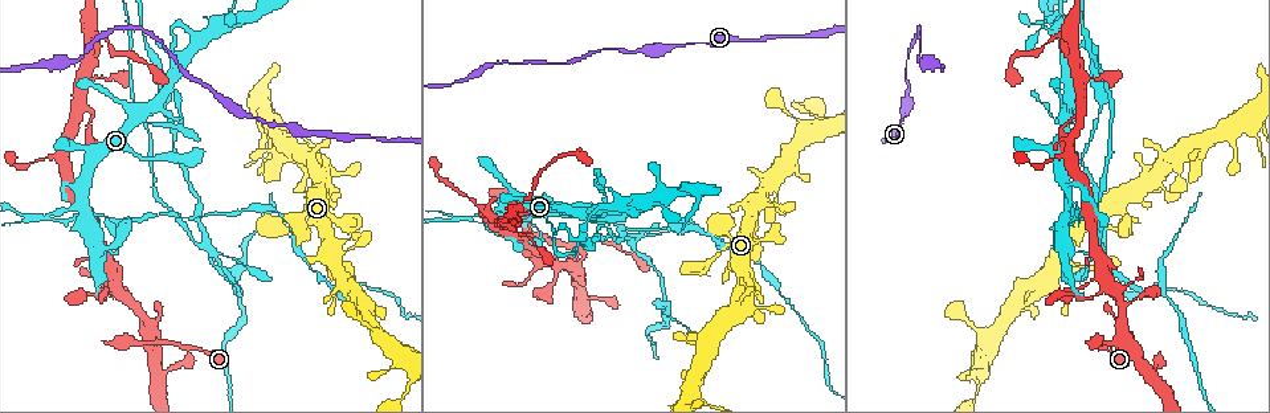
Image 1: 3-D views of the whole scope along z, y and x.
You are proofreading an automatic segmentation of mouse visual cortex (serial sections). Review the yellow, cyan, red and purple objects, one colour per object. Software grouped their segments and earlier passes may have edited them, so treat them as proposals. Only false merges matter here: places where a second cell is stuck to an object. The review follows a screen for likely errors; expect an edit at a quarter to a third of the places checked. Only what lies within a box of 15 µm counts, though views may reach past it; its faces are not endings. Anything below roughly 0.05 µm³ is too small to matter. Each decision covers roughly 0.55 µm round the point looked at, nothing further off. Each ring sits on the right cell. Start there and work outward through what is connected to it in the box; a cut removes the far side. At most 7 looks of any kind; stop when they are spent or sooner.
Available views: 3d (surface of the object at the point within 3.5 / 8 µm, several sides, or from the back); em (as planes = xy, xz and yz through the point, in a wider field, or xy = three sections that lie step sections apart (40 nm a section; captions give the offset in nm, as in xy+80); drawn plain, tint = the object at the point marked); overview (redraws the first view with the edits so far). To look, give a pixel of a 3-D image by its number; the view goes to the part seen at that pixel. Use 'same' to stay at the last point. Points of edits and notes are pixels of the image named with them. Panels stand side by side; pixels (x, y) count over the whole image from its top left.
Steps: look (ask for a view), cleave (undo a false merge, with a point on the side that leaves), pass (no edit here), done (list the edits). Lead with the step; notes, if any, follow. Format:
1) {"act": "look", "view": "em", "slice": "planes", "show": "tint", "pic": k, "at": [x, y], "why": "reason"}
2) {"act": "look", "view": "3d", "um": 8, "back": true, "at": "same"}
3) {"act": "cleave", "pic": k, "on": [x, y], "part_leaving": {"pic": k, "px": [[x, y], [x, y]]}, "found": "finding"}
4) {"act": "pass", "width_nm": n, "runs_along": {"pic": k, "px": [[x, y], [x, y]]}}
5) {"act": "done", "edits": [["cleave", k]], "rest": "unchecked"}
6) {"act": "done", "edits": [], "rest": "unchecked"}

{"act": "look", "view": "3d", "um": 3.5, "pic": 1, "at": [1067, 116], "why": "four arms meet"}

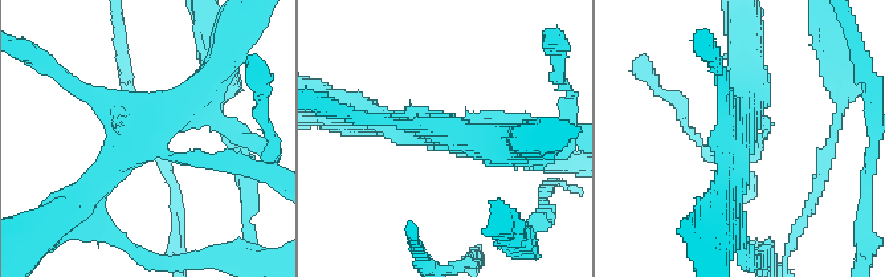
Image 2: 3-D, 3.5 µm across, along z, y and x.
{"act": "look", "view": "em", "slice": "xy", "step": 3, "show": "plain", "pic": 2, "at": [136, 144], "arms": 4, "arm_widths_nm": [150, 150, 300, 400]}

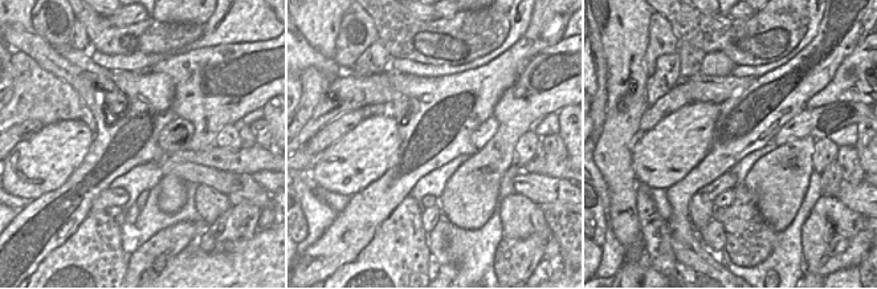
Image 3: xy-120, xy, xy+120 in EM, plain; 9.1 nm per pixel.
{"act": "look", "view": "em", "slice": "xy", "step": 3, "show": "tint", "at": "same", "why": "with the object marked"}

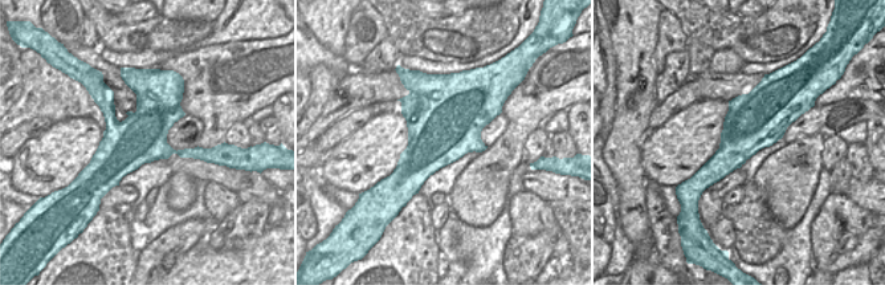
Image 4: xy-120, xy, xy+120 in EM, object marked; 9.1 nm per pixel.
{"act": "cleave", "pic": 2, "on": [517, 118], "width_nm": 700, "part_leaving": {"pic": 2, "px": [[167, 155], [261, 167], [277, 175]]}, "found": "two cells meet here"}

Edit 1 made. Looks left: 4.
{"act": "look", "view": "overview", "why": "redraw"}

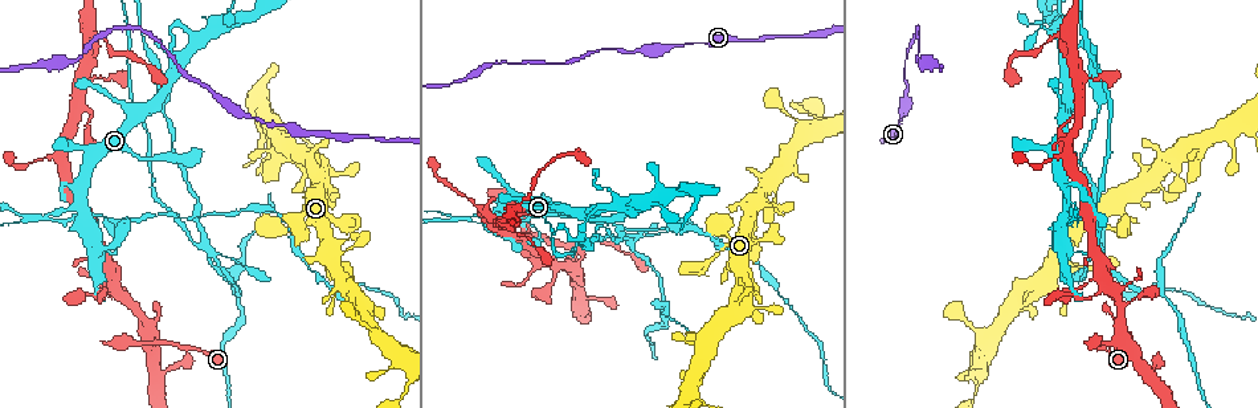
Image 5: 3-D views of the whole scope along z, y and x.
{"act": "look", "view": "3d", "um": 3.5, "back": true, "pic": 5, "at": [1044, 25], "why": "sharp bend"}

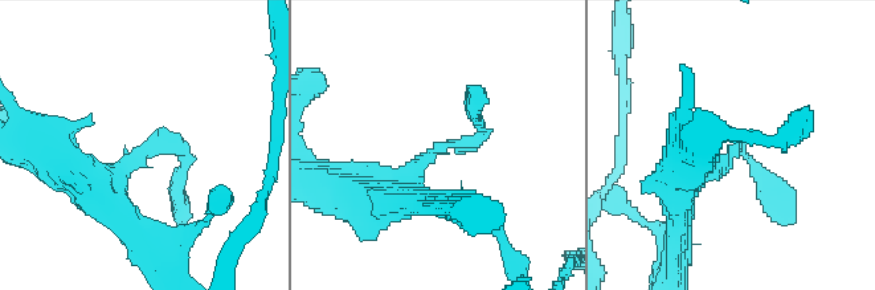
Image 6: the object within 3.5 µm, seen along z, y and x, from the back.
{"act": "look", "view": "em", "slice": "xy", "step": 3, "show": "tint", "pic": 6, "at": [737, 144], "why": "shape alone is not enough"}

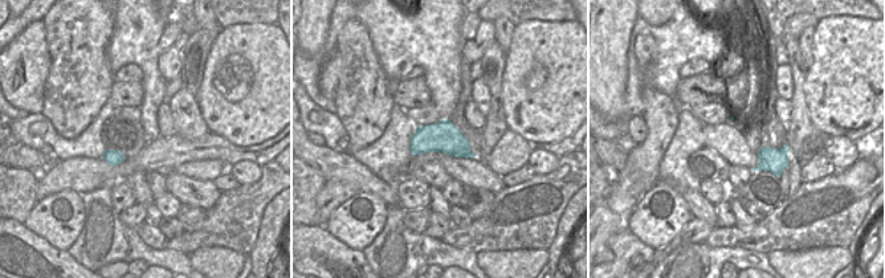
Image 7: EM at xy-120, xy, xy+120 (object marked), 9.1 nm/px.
{"act": "pass", "width_nm": 280, "runs_along": {"pic": 6, "px": [[385, 201], [429, 154], [478, 137], [474, 99]]}, "found": "one cell here"}

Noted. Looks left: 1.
{"act": "look", "view": "3d", "um": 3.5, "back": true, "pic": 5, "at": [1120, 338], "why": "three arms meet"}

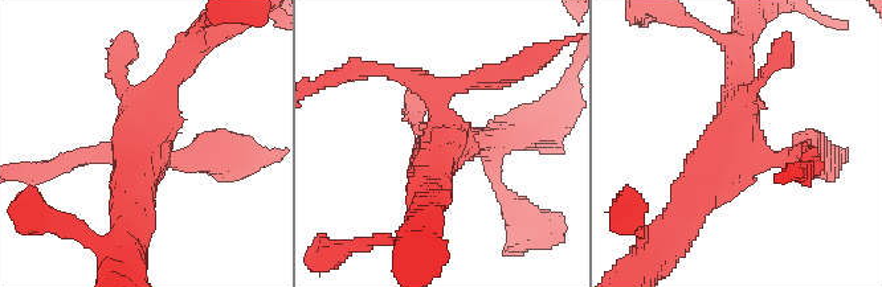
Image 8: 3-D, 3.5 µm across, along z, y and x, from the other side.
{"act": "pass", "runs_along": {"pic": 8, "px": [[102, 155], [147, 155], [175, 70]]}, "found": "all the same cell"}

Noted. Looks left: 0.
{"act": "done", "edits": [["cleave", 2]], "rest": "unchecked"}

